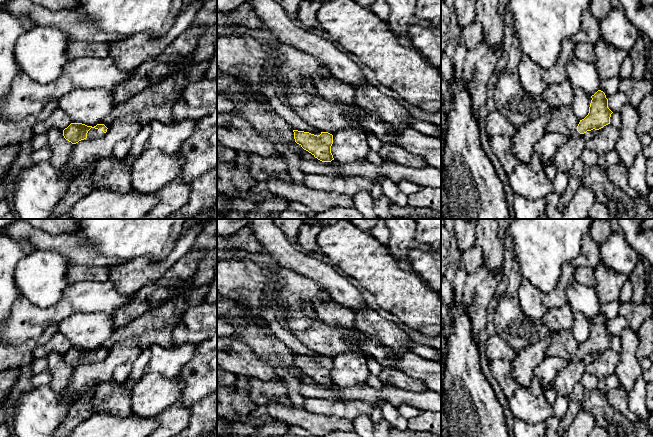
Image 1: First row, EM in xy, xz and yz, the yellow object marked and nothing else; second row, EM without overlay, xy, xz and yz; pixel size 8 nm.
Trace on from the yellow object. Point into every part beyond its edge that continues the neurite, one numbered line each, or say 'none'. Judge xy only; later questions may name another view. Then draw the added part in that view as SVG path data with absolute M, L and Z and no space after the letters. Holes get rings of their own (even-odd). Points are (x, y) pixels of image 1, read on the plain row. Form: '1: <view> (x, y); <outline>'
1: xy (93, 358); M91 352L87 357L87 364L96 364L101 362L104 356L95 352Z

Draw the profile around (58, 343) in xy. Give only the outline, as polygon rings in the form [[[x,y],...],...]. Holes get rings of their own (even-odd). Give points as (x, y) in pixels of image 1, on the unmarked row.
[[[59,331],[54,333],[52,338],[43,346],[36,346],[33,350],[35,358],[47,358],[48,354],[55,351],[64,354],[72,347],[70,341]]]

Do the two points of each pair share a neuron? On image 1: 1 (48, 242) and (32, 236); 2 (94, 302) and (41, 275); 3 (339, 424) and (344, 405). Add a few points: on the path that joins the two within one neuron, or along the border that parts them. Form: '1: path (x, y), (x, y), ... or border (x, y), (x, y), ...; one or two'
1: path (44, 241), (36, 237); one
2: border (70, 283), (61, 298), (51, 306); two
3: border (318, 413), (342, 417), (351, 421); two

